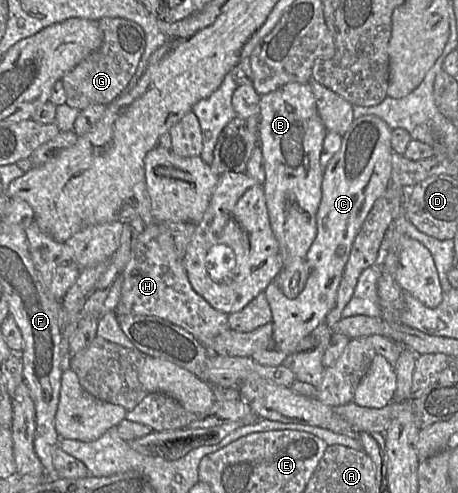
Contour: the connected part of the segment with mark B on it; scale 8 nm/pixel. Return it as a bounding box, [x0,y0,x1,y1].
[258,83,328,299]

